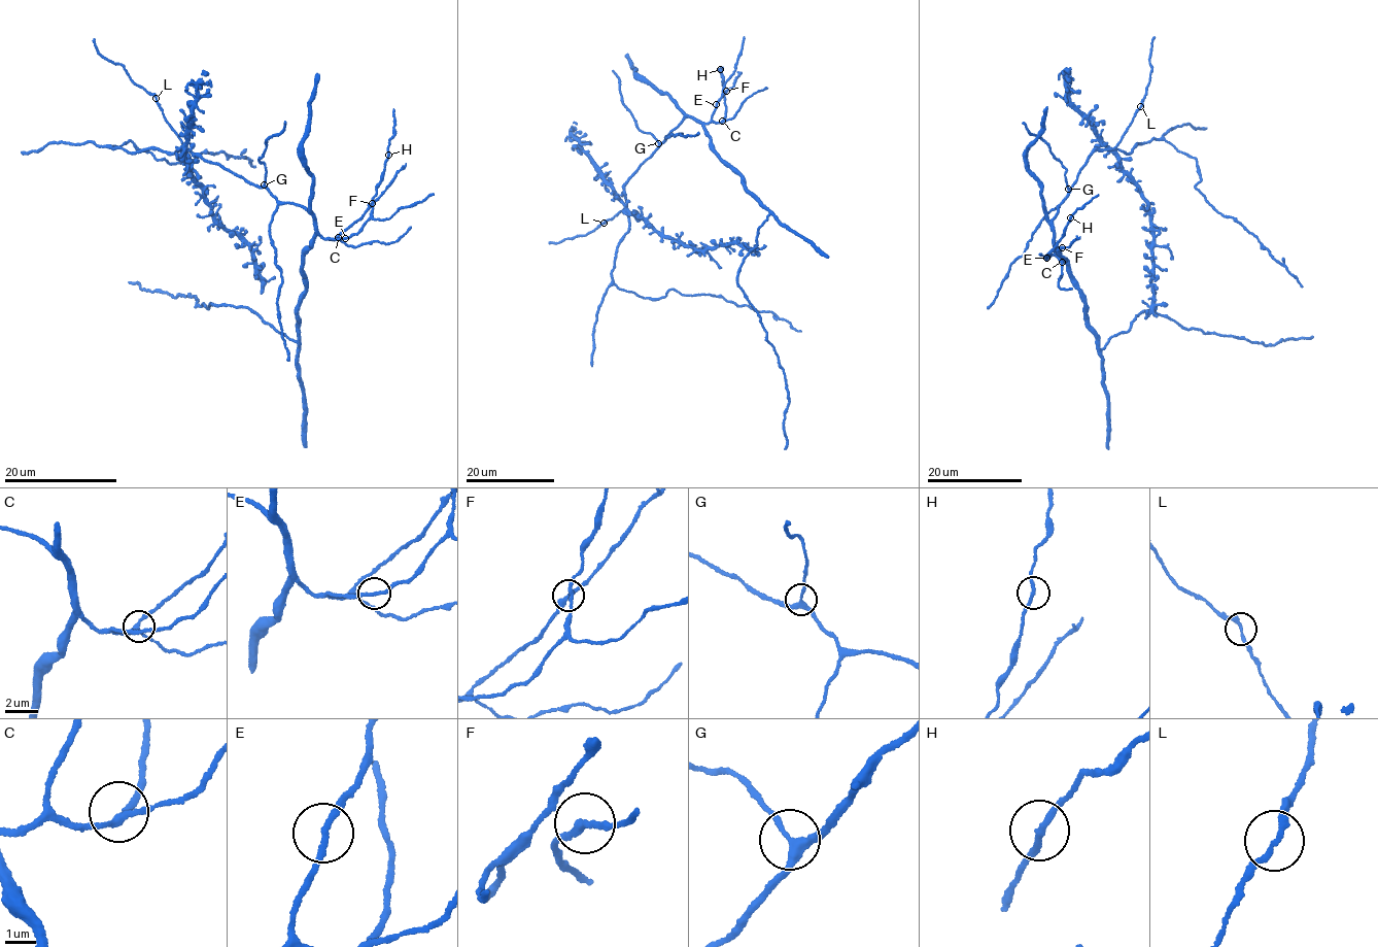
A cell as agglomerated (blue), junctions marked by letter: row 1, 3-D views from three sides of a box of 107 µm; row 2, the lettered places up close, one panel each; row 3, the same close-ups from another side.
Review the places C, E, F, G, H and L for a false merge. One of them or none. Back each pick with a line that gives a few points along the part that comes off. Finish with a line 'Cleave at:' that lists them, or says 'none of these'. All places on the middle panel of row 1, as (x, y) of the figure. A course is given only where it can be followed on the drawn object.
Cleave at: none of these

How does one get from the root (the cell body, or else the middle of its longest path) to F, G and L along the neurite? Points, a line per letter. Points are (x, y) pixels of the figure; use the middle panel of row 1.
F: (693, 119), (704, 125), (723, 121), (726, 90)
G: (693, 119), (683, 120), (666, 139), (658, 143)
L: (693, 119), (683, 120), (638, 168), (624, 185), (626, 207), (604, 224)

